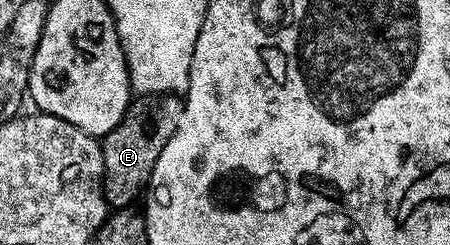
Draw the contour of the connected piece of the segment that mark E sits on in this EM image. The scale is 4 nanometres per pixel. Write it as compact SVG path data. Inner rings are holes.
M173 92L138 96L131 99L119 124L107 136L101 137L104 158L102 189L111 209L129 208L141 192L143 195L156 166L156 158L160 158L160 150L168 146L168 138L172 138L180 126L183 103L183 97Z

